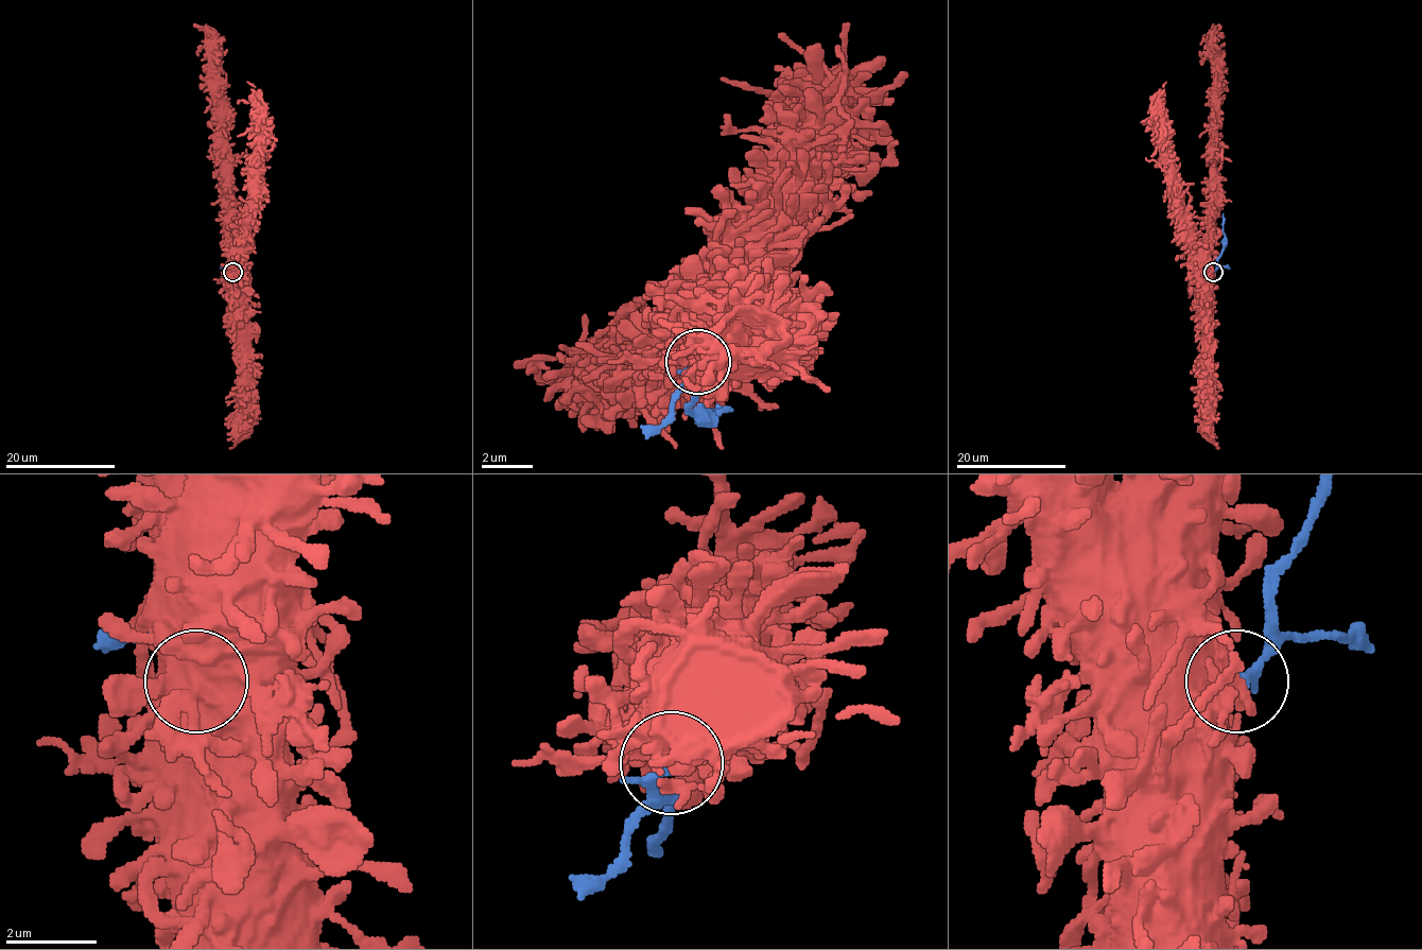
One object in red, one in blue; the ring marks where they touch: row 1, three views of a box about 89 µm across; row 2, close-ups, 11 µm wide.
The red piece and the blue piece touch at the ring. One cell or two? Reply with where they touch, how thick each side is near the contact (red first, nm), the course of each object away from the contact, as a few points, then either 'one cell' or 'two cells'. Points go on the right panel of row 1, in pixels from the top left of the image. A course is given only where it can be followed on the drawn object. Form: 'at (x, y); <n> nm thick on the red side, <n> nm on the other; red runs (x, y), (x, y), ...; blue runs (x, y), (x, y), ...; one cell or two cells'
at (1213, 272); 550 nm thick on the red side, 280 nm on the other; red runs (1212, 272), (1210, 246), (1214, 24); blue runs (1212, 272), (1225, 243), (1224, 213); two cells

